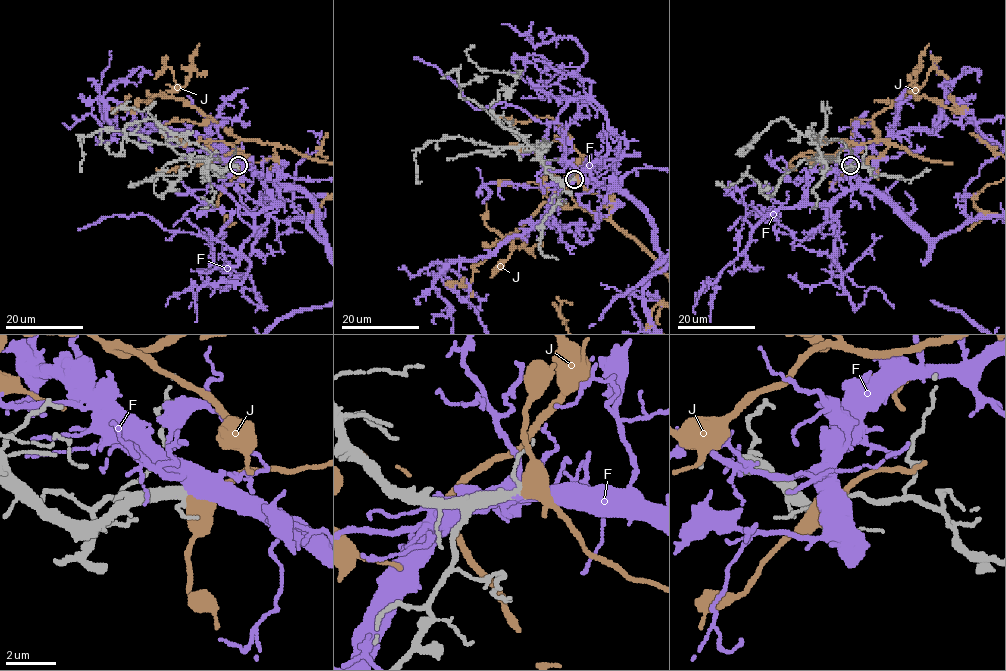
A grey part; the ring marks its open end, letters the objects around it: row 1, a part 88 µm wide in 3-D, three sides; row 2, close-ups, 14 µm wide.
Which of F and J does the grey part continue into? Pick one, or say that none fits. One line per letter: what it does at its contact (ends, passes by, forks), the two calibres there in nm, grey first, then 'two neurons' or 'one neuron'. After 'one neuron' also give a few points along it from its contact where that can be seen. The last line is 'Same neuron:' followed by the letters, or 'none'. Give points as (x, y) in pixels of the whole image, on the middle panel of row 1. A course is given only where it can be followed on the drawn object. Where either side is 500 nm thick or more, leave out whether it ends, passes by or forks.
F: 320 nm thick on the grey side, 550 nm on the other; one neuron
J: 320 nm thick on the grey side, 550 nm on the other; two neurons
Same neuron: F

